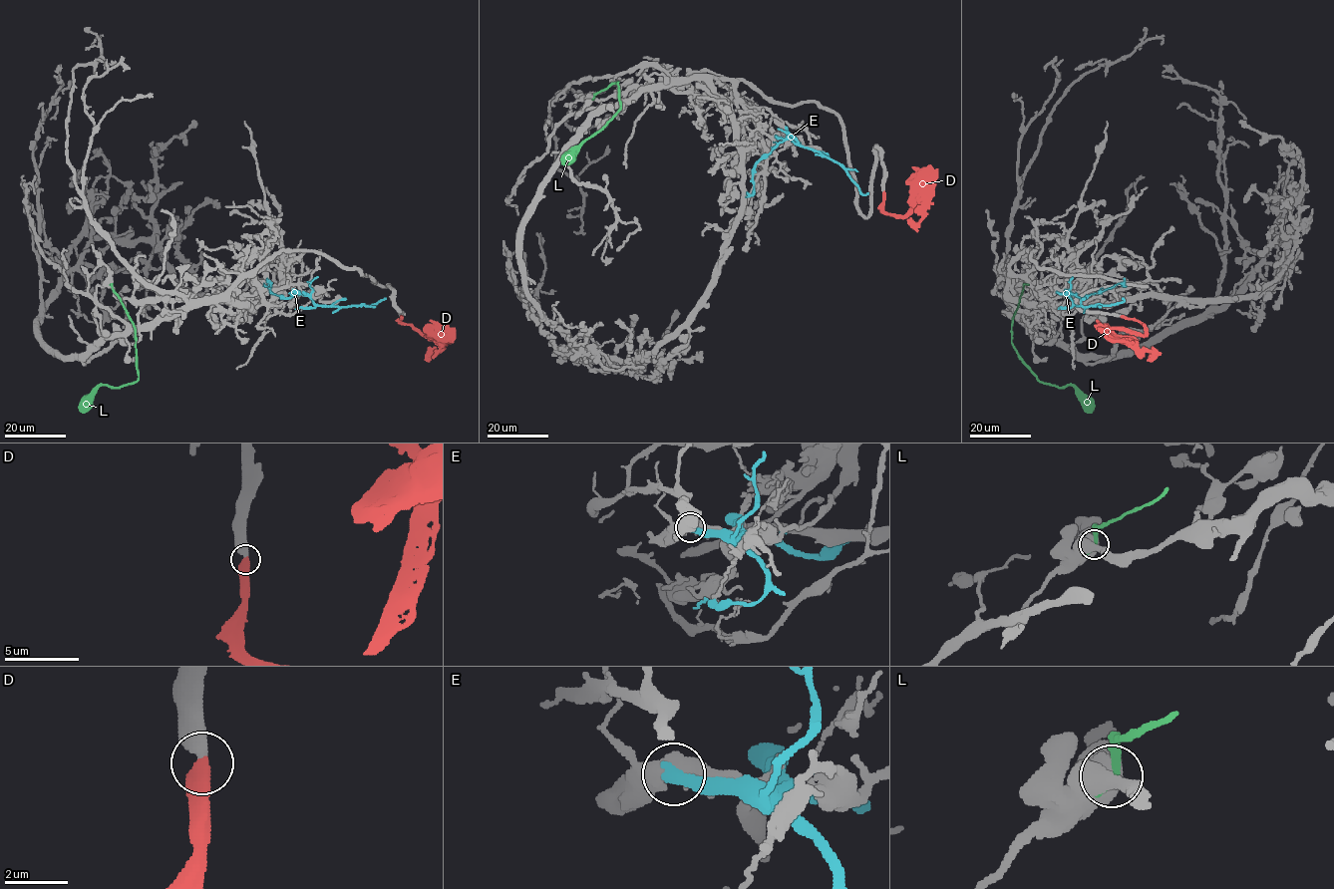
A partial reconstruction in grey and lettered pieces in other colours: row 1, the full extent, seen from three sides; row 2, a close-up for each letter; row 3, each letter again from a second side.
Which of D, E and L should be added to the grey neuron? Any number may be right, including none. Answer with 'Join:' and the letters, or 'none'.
Join: D

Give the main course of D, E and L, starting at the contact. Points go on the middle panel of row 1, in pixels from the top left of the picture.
D: (884, 191), (883, 210), (904, 215), (920, 178), (922, 217), (916, 223), (907, 220)
E: (785, 128), (788, 136), (798, 145), (836, 161), (862, 194), (868, 192)
L: (593, 98), (594, 94), (618, 82), (621, 107), (601, 130), (573, 148), (563, 162)

